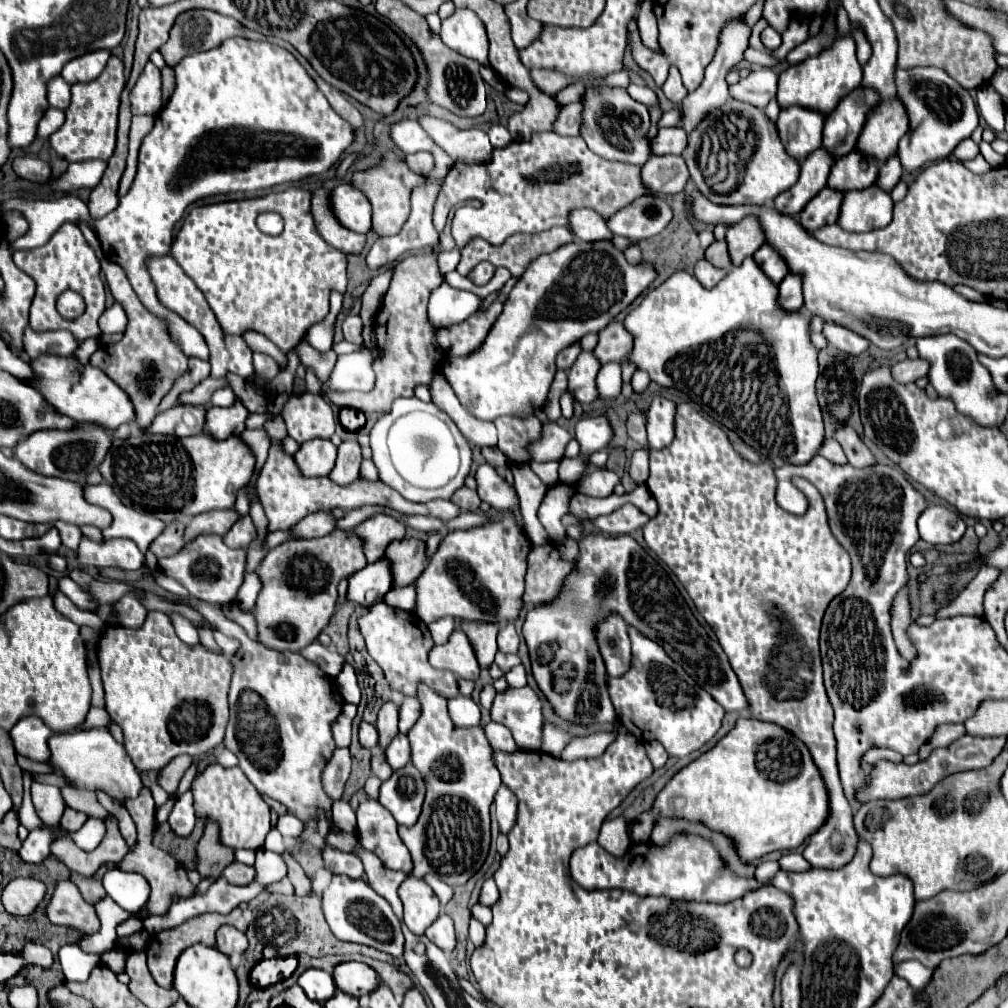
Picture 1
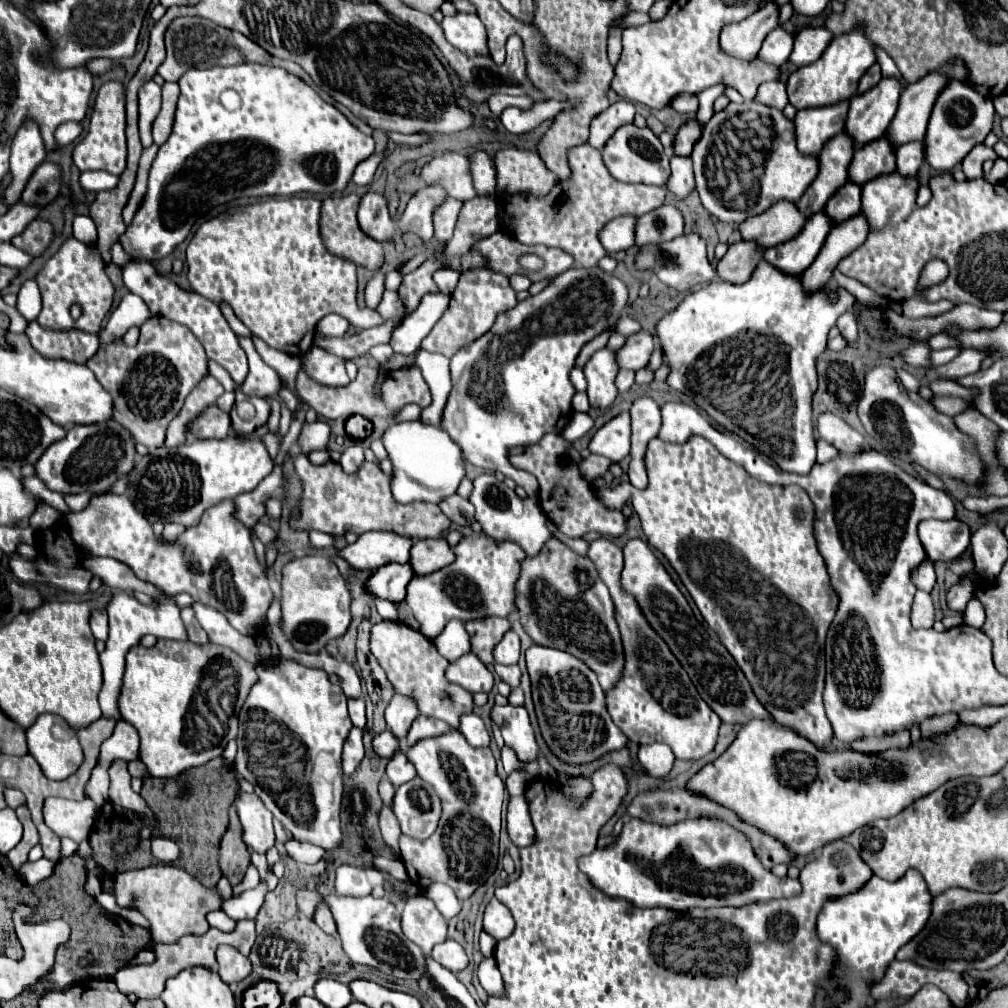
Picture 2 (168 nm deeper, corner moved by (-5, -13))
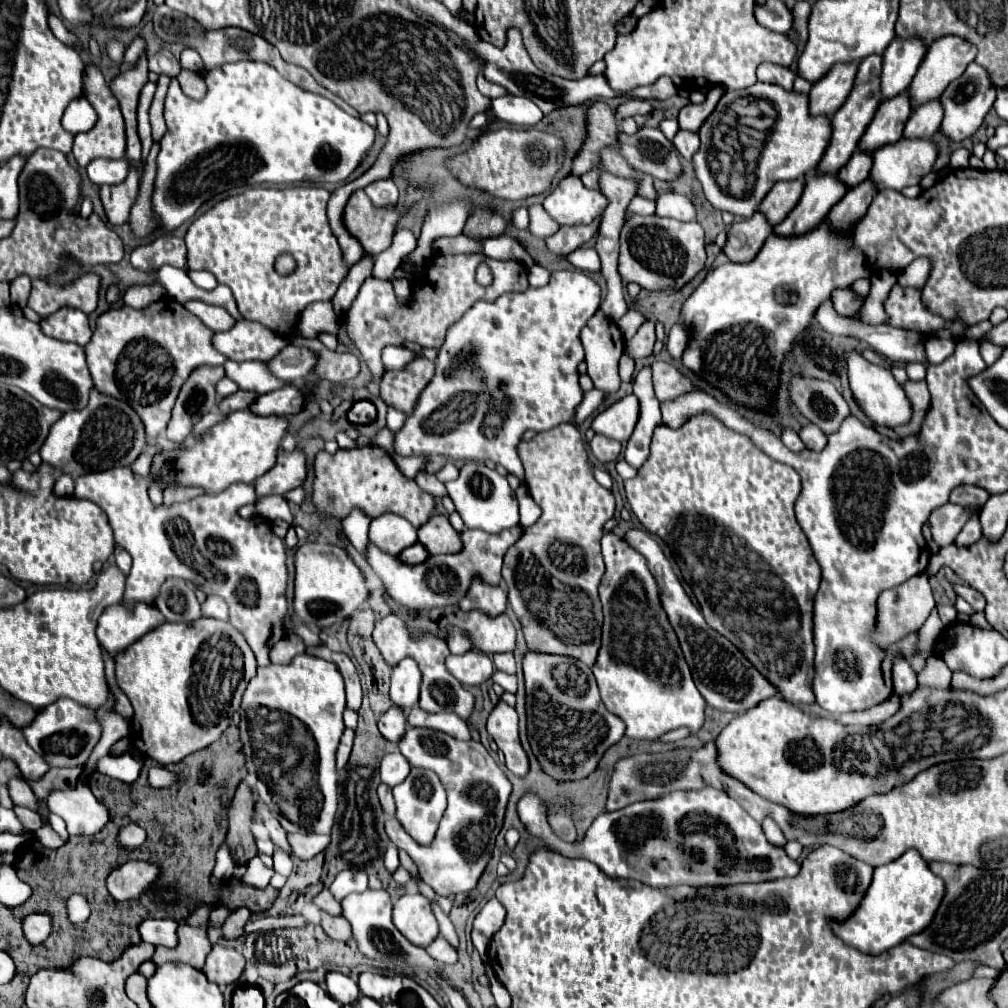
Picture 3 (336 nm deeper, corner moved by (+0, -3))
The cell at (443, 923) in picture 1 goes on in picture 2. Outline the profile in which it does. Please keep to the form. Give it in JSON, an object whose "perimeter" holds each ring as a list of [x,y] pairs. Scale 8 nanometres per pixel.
{"perimeter":[[[446,940],[438,946],[434,946],[432,954],[430,954],[438,964],[442,964],[444,968],[448,968],[450,972],[460,972],[468,966],[468,956],[464,952],[464,948],[456,942],[456,940]]]}

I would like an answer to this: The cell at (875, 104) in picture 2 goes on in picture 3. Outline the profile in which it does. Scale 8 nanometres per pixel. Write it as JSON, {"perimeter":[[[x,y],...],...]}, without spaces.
{"perimeter":[[[897,42],[889,44],[883,58],[881,72],[881,100],[889,100],[905,92],[927,52],[927,46],[917,46],[917,42]]]}

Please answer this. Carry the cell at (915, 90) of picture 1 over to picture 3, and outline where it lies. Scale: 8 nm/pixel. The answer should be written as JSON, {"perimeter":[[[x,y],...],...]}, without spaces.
{"perimeter":[[[971,62],[967,66],[965,74],[947,86],[947,90],[941,94],[939,102],[945,112],[941,128],[939,128],[941,134],[953,142],[961,142],[965,138],[971,138],[979,130],[979,126],[983,124],[987,112],[991,110],[991,106],[995,102],[995,88],[989,82],[989,76],[985,74],[985,70],[981,66],[977,66],[975,62]]]}

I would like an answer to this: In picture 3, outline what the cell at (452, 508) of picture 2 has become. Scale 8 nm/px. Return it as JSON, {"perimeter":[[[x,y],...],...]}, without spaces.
{"perimeter":[[[417,474],[415,480],[417,480],[417,484],[421,486],[421,490],[429,492],[431,496],[435,496],[435,498],[443,498],[443,496],[447,496],[445,484],[441,484],[435,476],[429,476],[429,474]]]}

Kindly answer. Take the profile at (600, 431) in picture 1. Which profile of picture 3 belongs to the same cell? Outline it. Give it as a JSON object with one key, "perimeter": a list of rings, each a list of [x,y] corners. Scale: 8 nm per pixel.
{"perimeter":[[[631,394],[619,402],[615,402],[607,410],[603,410],[593,420],[591,428],[595,430],[595,434],[603,434],[603,436],[617,440],[617,442],[627,442],[633,428],[635,428],[637,414],[639,414],[637,398]]]}

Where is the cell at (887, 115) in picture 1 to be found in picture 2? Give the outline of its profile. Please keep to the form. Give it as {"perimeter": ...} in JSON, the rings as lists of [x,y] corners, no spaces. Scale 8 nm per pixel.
{"perimeter":[[[954,60],[954,64],[944,64],[942,72],[930,72],[930,76],[924,76],[922,80],[918,80],[918,84],[908,84],[904,88],[900,96],[898,112],[888,128],[888,138],[894,146],[912,140],[922,140],[922,136],[926,134],[926,124],[930,120],[930,108],[934,108],[934,100],[938,98],[938,92],[942,92],[942,88],[946,88],[950,80],[966,80],[966,64],[958,64],[958,60]]]}

